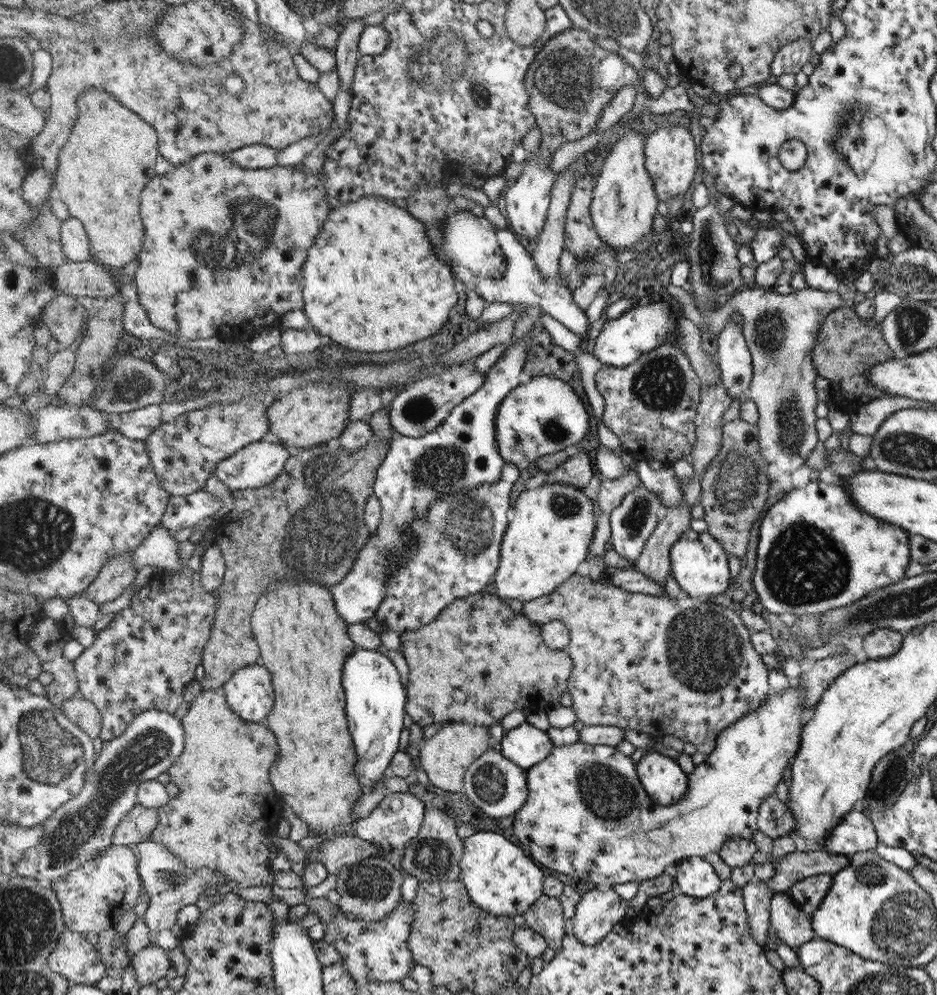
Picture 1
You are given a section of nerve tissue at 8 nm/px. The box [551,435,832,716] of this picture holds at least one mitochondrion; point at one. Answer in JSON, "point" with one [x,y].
{"point":[704,651]}

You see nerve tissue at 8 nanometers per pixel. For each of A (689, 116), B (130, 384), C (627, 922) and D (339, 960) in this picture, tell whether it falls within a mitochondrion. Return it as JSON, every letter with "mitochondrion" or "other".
{"A":"other","B":"mitochondrion","C":"other","D":"other"}

